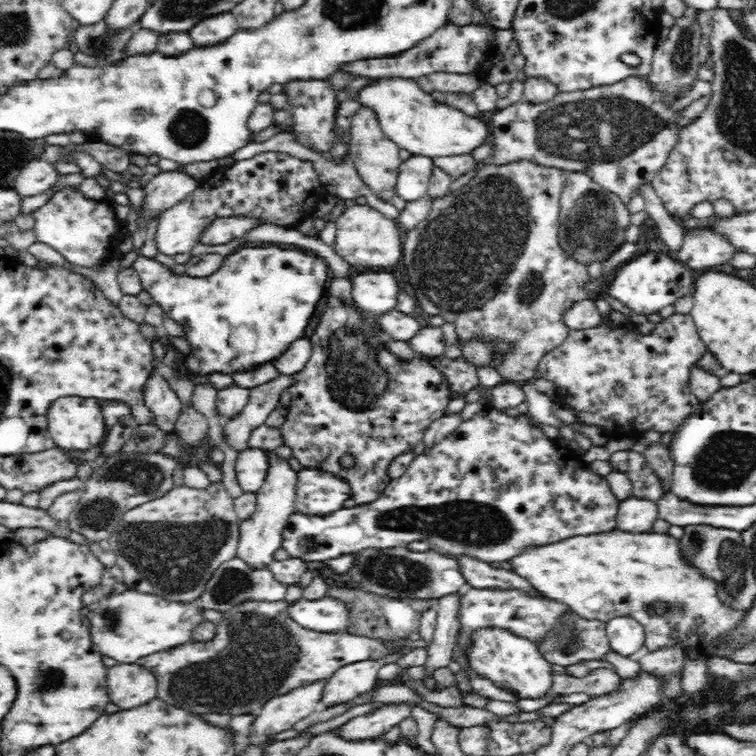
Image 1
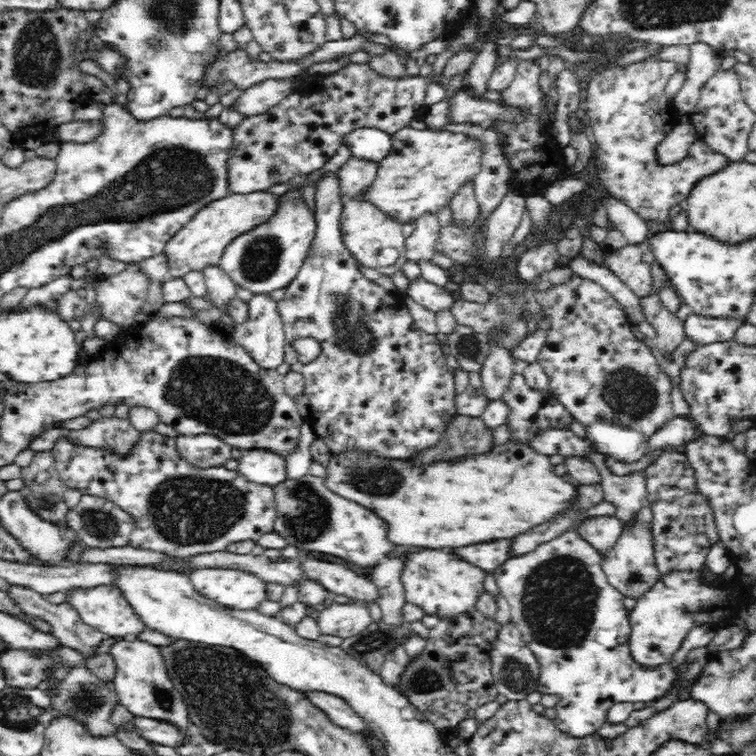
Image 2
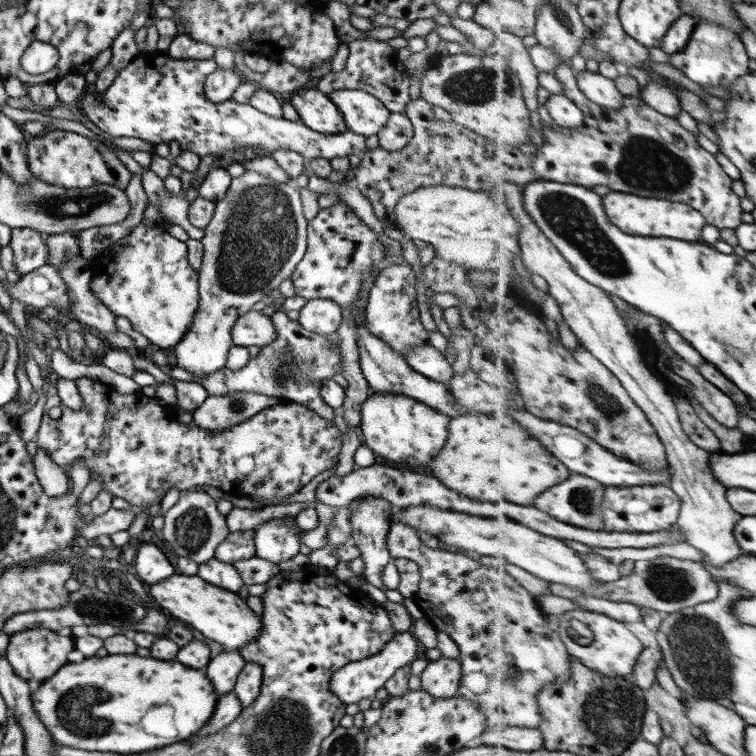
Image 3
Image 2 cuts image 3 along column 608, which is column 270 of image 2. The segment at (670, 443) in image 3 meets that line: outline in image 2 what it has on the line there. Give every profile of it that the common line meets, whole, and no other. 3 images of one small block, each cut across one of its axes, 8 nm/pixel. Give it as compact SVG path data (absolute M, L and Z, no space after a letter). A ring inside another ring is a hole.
M254 292L248 300L248 314L244 322L235 322L231 327L231 337L247 348L251 355L264 368L277 368L285 360L287 334L284 330L284 321L279 311L279 303L270 296L269 292Z

